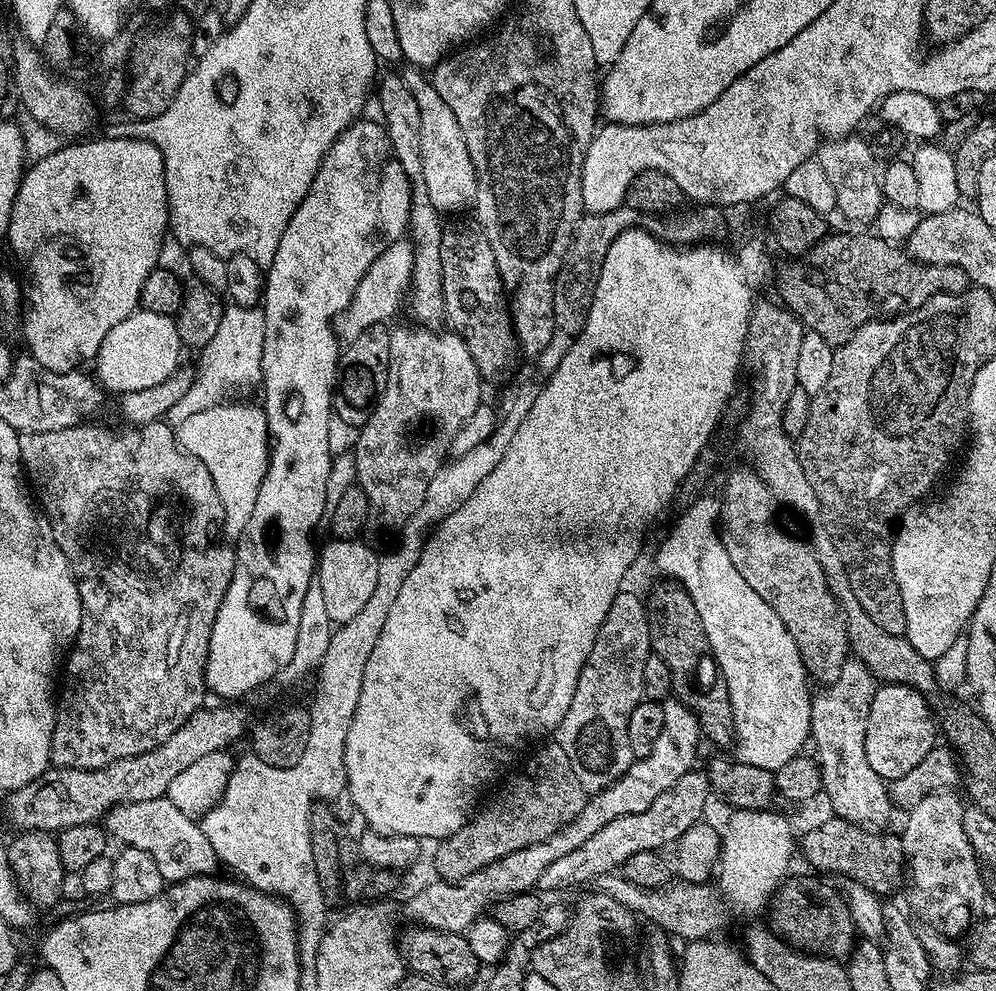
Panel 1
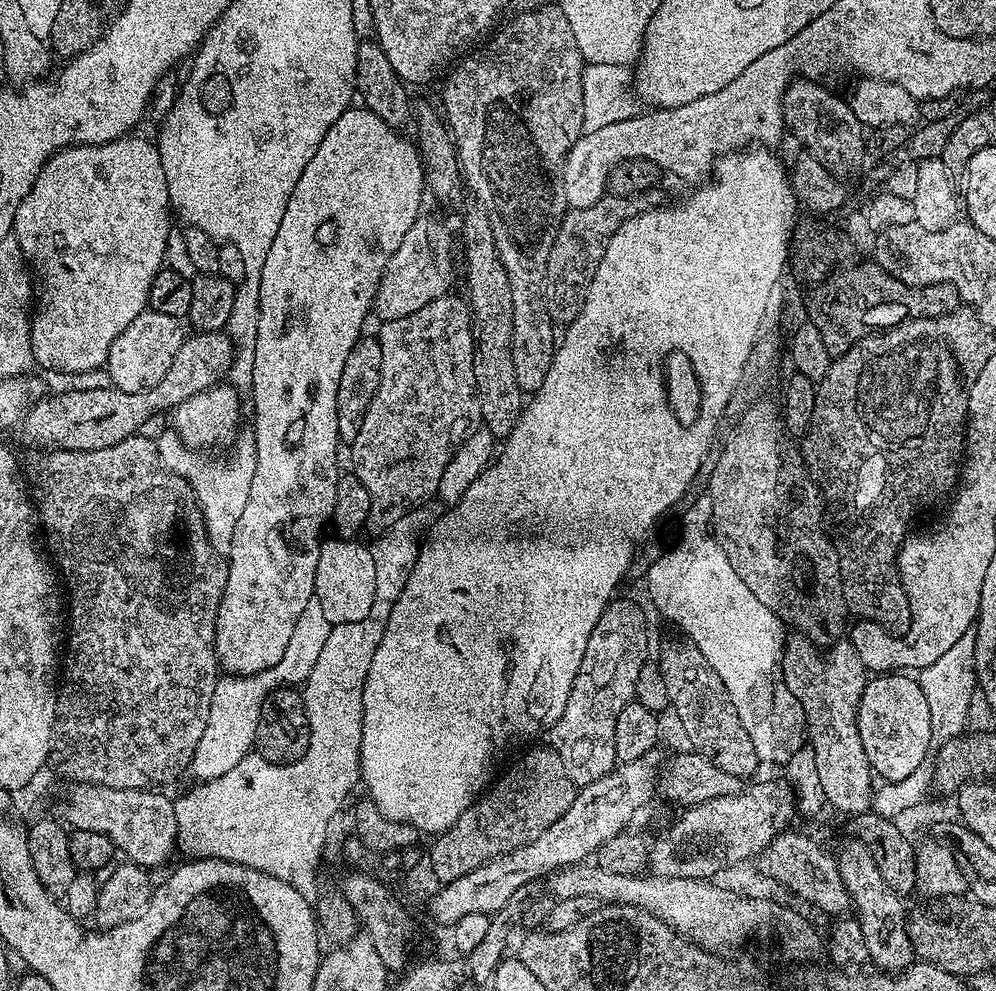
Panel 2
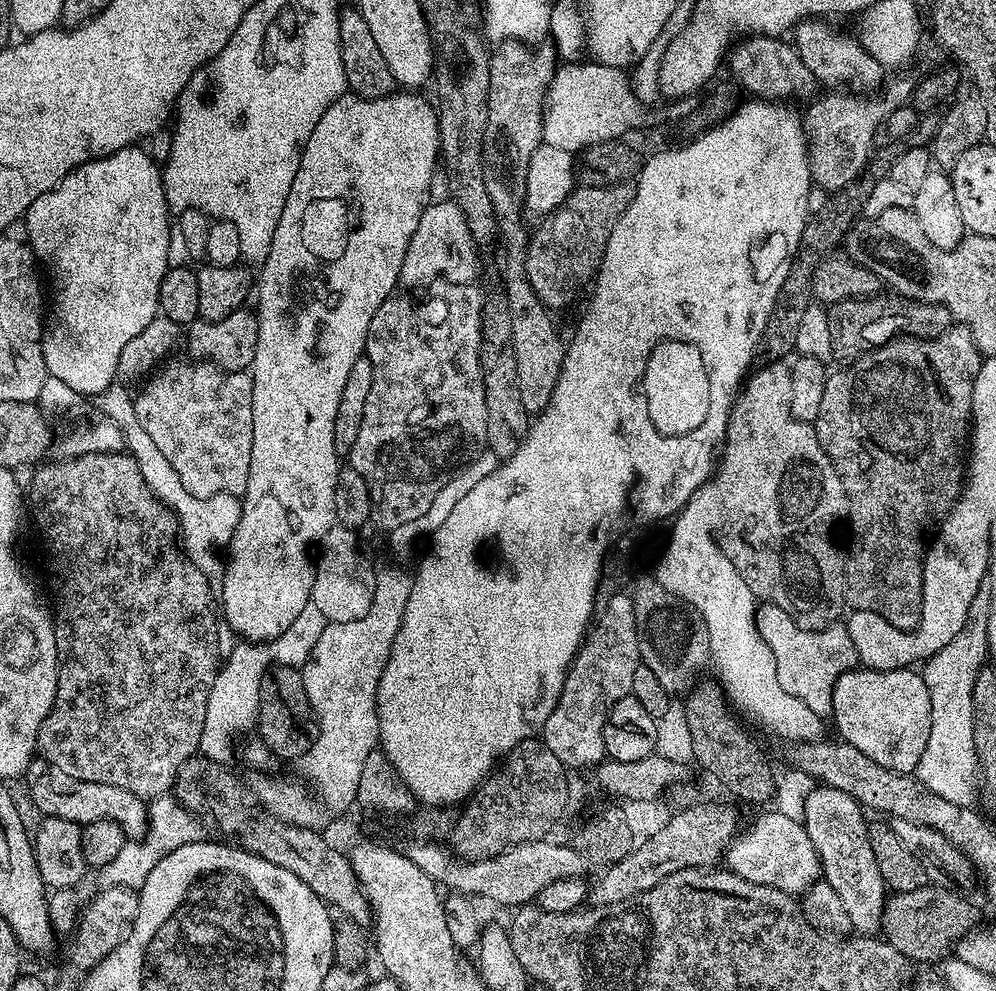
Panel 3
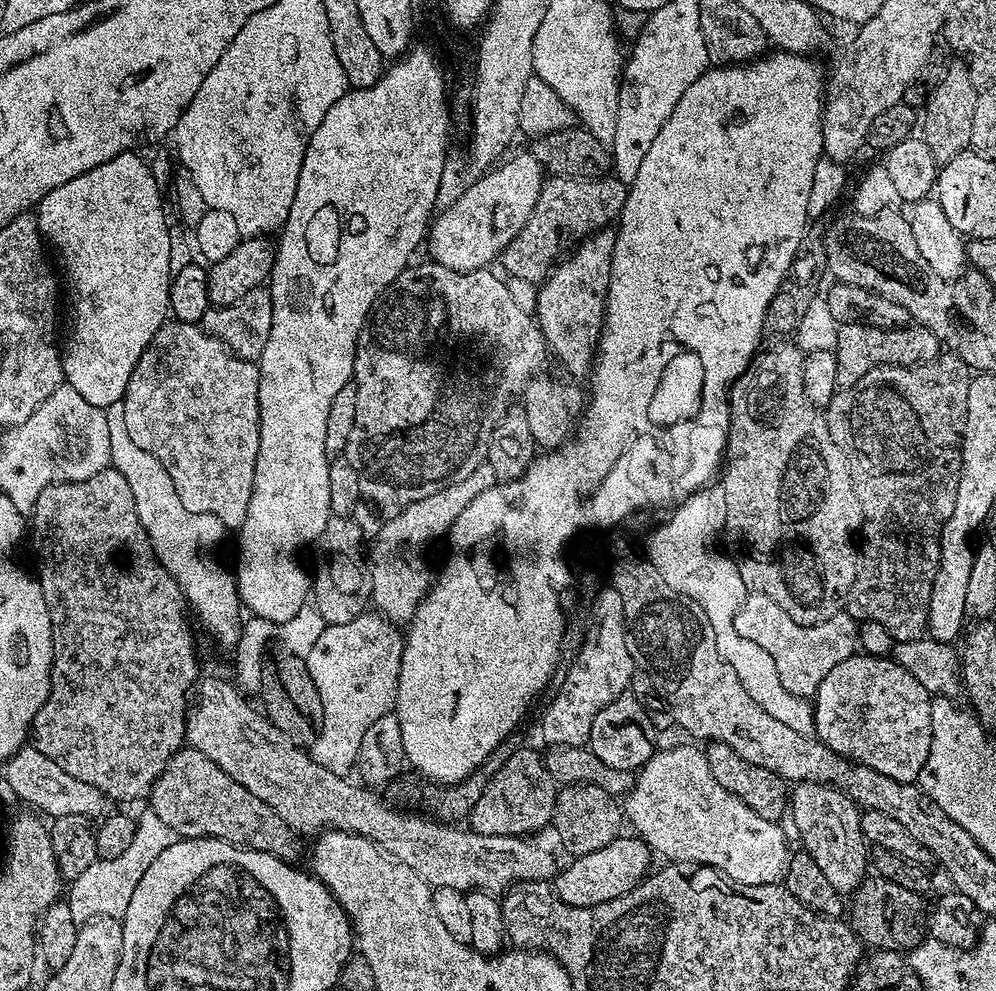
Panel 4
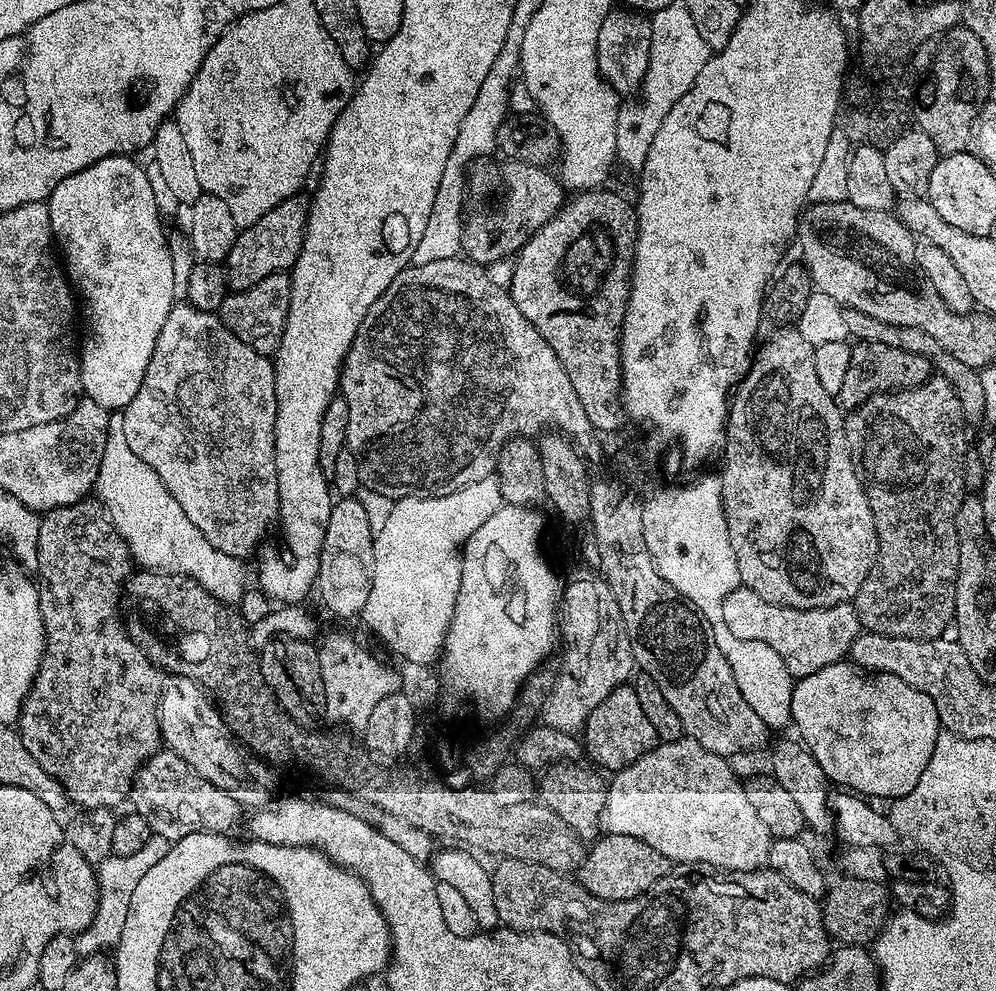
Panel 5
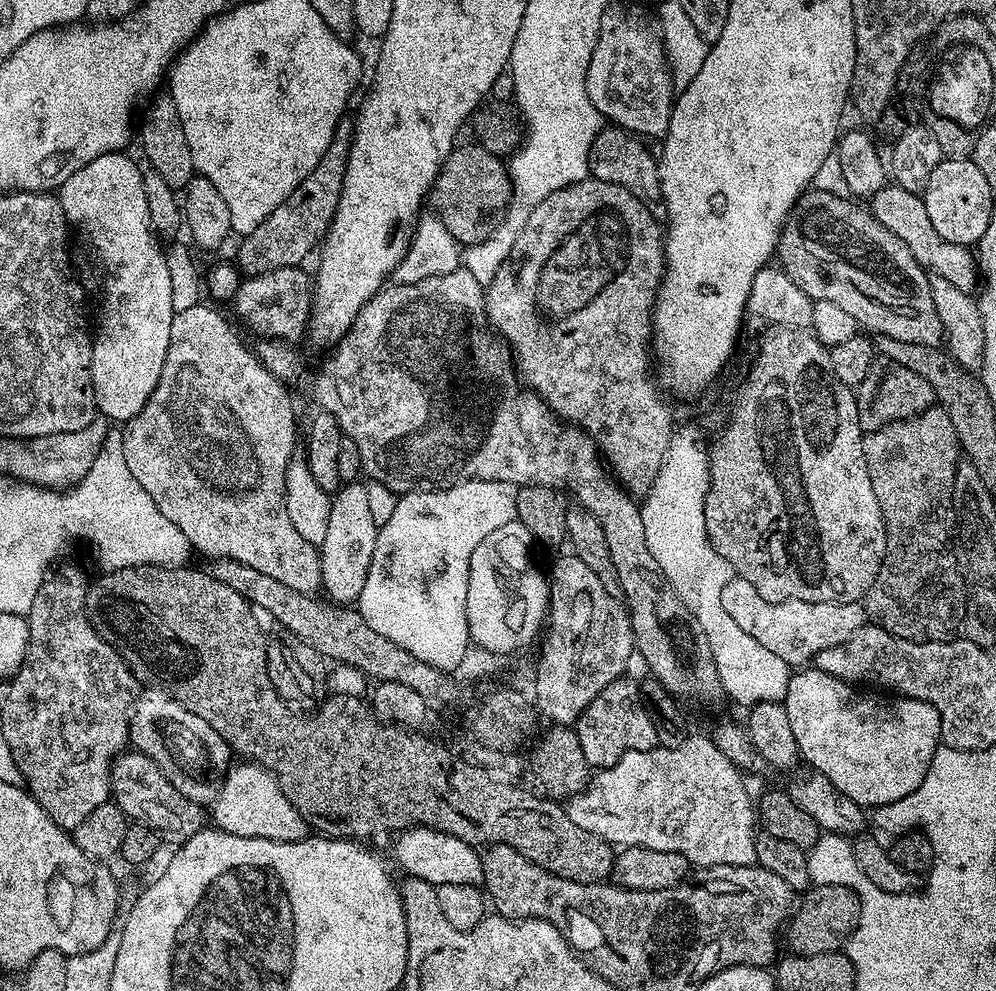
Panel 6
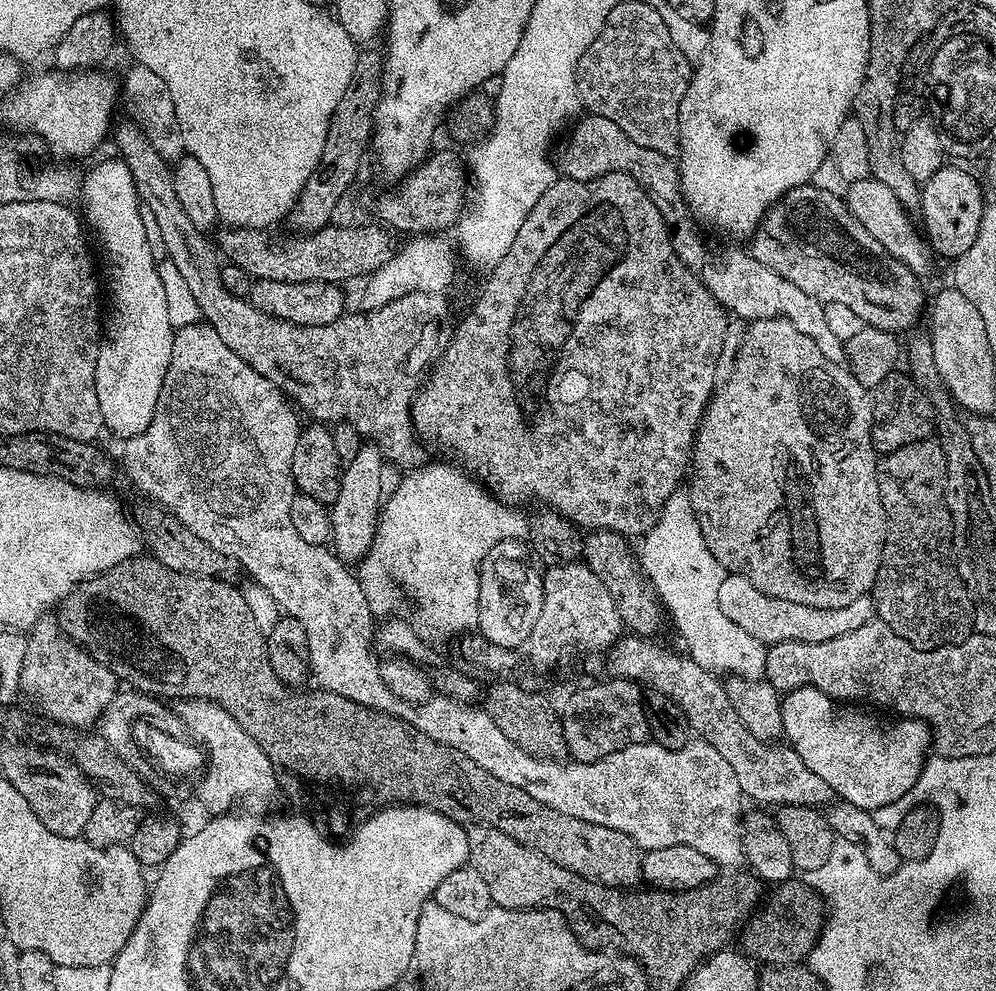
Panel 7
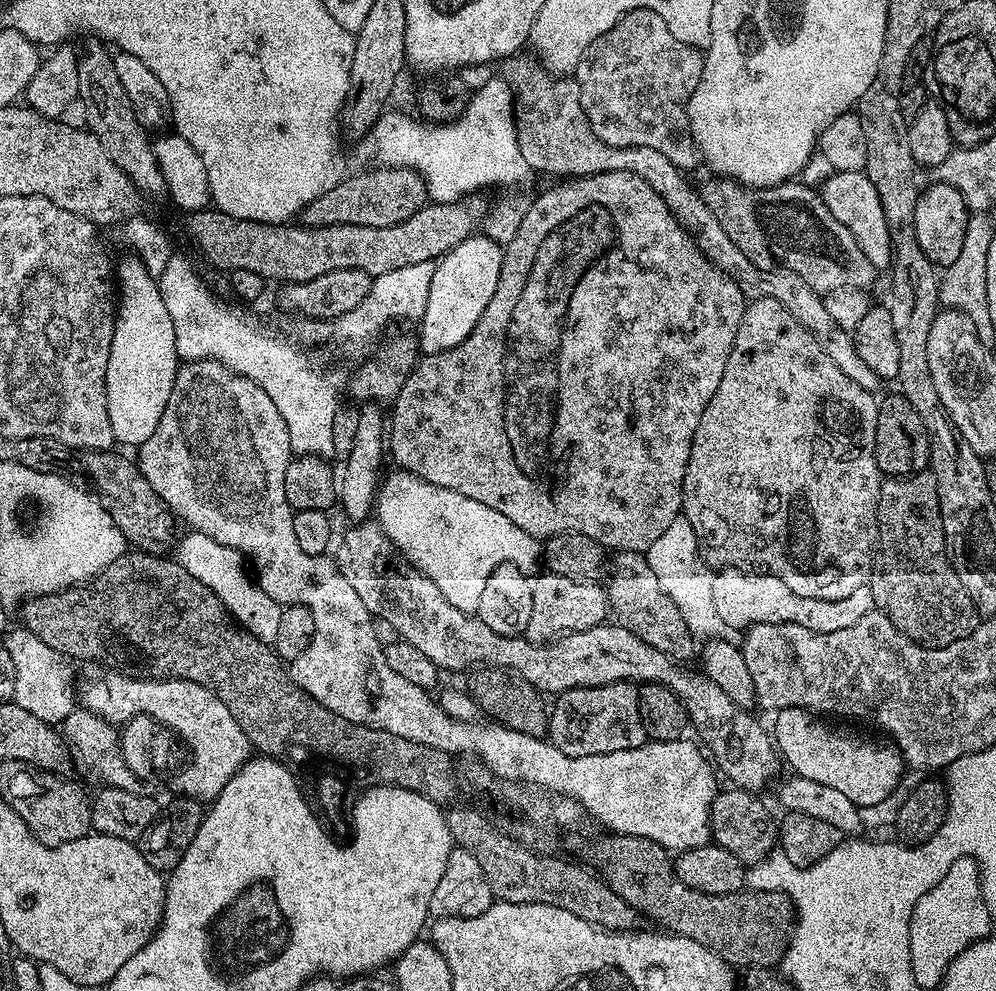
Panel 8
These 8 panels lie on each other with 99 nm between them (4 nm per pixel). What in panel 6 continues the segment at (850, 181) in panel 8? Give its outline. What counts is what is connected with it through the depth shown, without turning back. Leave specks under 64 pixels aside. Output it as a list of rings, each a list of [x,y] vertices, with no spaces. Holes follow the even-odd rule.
[[[889,183],[882,190],[878,190],[870,198],[870,211],[890,234],[894,234],[914,254],[914,258],[931,275],[949,279],[958,290],[975,293],[978,288],[978,260],[965,245],[946,242],[938,230],[934,230],[930,222],[930,214],[926,214],[923,195],[899,188],[896,183]]]

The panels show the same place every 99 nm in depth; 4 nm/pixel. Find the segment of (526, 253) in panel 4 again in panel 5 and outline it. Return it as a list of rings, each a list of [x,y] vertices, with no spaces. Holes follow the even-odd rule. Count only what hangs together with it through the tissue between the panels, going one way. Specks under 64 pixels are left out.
[[[484,158],[471,169],[470,188],[474,193],[488,192],[501,184],[508,191],[508,200],[491,212],[484,208],[481,212],[470,215],[463,221],[461,234],[462,252],[475,264],[489,265],[499,260],[515,257],[528,239],[557,212],[565,203],[566,192],[559,179],[554,178],[540,166],[525,166],[516,160],[501,163],[501,168],[491,164],[491,159]]]

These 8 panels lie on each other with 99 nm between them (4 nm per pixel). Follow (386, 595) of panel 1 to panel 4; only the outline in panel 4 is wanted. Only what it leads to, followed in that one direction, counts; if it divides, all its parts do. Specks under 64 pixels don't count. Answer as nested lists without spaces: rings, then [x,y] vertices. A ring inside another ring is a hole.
[[[376,610],[365,611],[363,616],[350,622],[321,627],[318,642],[310,646],[306,657],[310,678],[314,678],[314,686],[318,686],[318,698],[322,698],[322,730],[310,749],[314,762],[324,761],[324,764],[336,771],[351,768],[352,758],[358,756],[358,750],[362,750],[362,738],[366,730],[370,730],[370,725],[378,722],[378,718],[393,711],[403,649],[404,636],[401,629]],[[145,810],[136,820],[136,829],[134,830],[134,842],[123,854],[118,854],[118,858],[102,860],[97,858],[82,874],[78,874],[76,880],[71,881],[66,888],[66,902],[70,906],[70,914],[74,914],[74,922],[77,926],[87,924],[89,920],[99,916],[123,917],[124,911],[130,906],[130,898],[142,882],[142,874],[146,874],[148,869],[149,857],[144,856],[144,848],[159,850],[169,848],[176,843],[178,837],[175,832],[170,830],[162,818],[151,810]]]

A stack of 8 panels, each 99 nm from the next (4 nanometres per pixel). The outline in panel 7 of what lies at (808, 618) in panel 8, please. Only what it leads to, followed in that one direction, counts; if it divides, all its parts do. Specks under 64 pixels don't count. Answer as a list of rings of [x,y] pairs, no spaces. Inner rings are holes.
[[[731,574],[726,576],[722,586],[719,587],[718,604],[731,622],[746,630],[746,634],[758,638],[766,646],[787,640],[826,642],[842,634],[850,634],[850,630],[858,630],[858,626],[866,626],[866,622],[870,622],[876,616],[876,606],[872,602],[871,595],[854,598],[850,606],[837,608],[802,606],[802,602],[786,602],[782,598],[762,594],[762,590],[754,586],[754,582]]]

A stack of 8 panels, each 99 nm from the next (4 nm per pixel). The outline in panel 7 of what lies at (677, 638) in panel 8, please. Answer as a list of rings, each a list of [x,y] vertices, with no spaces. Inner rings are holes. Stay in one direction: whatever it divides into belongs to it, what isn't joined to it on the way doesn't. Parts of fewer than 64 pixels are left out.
[[[589,531],[584,541],[582,560],[590,570],[594,570],[594,574],[598,574],[602,586],[610,590],[610,598],[614,598],[614,606],[618,606],[625,629],[637,636],[652,638],[657,635],[655,632],[663,626],[664,620],[666,624],[666,612],[640,567],[637,553],[628,544],[631,543],[617,532]]]

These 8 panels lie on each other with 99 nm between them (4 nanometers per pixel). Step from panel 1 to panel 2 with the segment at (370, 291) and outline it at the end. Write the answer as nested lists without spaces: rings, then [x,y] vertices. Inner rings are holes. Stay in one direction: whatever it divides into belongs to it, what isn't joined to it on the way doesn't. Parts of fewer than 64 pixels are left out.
[[[421,214],[414,222],[414,226],[406,230],[406,238],[402,238],[402,246],[394,250],[394,258],[390,258],[384,276],[380,279],[374,305],[375,315],[380,315],[381,321],[406,318],[406,314],[414,314],[414,310],[422,310],[422,306],[430,306],[434,298],[442,298],[453,291],[452,275],[455,272],[456,264],[452,261],[452,236],[448,233],[447,226],[428,214]]]

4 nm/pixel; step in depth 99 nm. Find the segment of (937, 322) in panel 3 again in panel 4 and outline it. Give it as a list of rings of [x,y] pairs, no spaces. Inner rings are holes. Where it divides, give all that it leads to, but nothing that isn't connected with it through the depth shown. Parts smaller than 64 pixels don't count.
[[[844,322],[837,327],[838,342],[835,346],[838,362],[838,385],[849,388],[870,369],[880,364],[901,364],[907,368],[913,364],[928,364],[941,355],[942,345],[934,333],[918,323],[903,328],[874,328],[867,322]]]

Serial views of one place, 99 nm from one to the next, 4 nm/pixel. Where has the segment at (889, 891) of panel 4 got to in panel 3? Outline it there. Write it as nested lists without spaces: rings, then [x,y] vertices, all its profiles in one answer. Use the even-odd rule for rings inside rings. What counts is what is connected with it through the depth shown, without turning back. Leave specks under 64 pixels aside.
[[[929,882],[918,890],[892,892],[884,901],[880,932],[883,939],[909,962],[917,965],[936,962],[934,960],[947,948],[949,951],[971,928],[977,927],[976,912],[960,897],[963,895],[951,887],[943,887],[939,888],[935,882]]]

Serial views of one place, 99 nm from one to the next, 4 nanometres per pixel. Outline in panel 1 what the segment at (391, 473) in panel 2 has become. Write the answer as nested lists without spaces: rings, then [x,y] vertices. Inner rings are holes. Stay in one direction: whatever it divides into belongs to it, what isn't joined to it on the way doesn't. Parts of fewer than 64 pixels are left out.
[[[411,326],[412,328],[395,328],[390,331],[390,374],[386,378],[386,390],[382,390],[382,398],[370,414],[370,418],[358,429],[360,436],[356,440],[356,480],[358,487],[366,494],[370,502],[368,522],[371,531],[388,532],[403,528],[407,520],[415,514],[418,506],[422,506],[422,498],[426,498],[426,486],[438,474],[442,467],[442,459],[436,453],[436,444],[432,440],[424,440],[417,446],[412,441],[412,428],[419,426],[423,420],[429,420],[436,428],[446,434],[456,432],[474,410],[482,403],[480,385],[482,379],[475,368],[474,359],[470,356],[466,342],[451,330],[436,332],[432,326]]]

